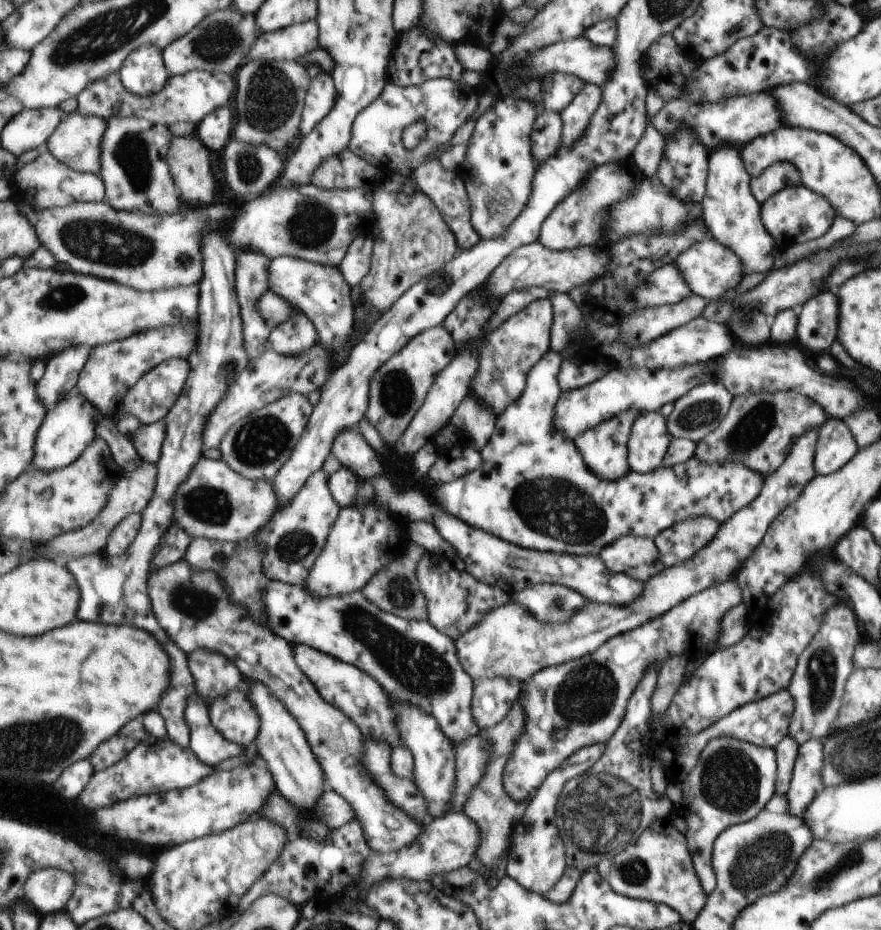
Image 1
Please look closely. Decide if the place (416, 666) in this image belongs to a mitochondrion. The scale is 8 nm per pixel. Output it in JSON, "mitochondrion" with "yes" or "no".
{"mitochondrion":"yes"}

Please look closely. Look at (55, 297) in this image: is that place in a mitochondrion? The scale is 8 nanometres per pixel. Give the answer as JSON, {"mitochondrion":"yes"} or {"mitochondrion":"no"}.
{"mitochondrion":"yes"}

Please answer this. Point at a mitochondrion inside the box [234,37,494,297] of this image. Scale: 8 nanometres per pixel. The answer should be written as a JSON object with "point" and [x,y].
{"point":[271,99]}

